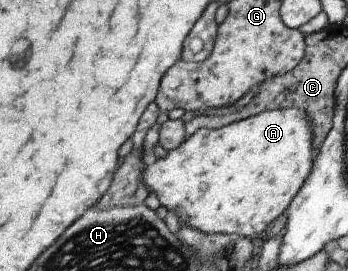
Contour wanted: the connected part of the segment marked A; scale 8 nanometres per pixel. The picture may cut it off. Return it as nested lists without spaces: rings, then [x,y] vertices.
[[[298,107],[269,109],[215,129],[198,129],[188,135],[162,158],[147,159],[139,181],[152,192],[161,206],[174,212],[177,222],[204,234],[220,233],[231,237],[254,239],[278,218],[292,197],[305,185],[313,154],[311,126],[305,112]]]

